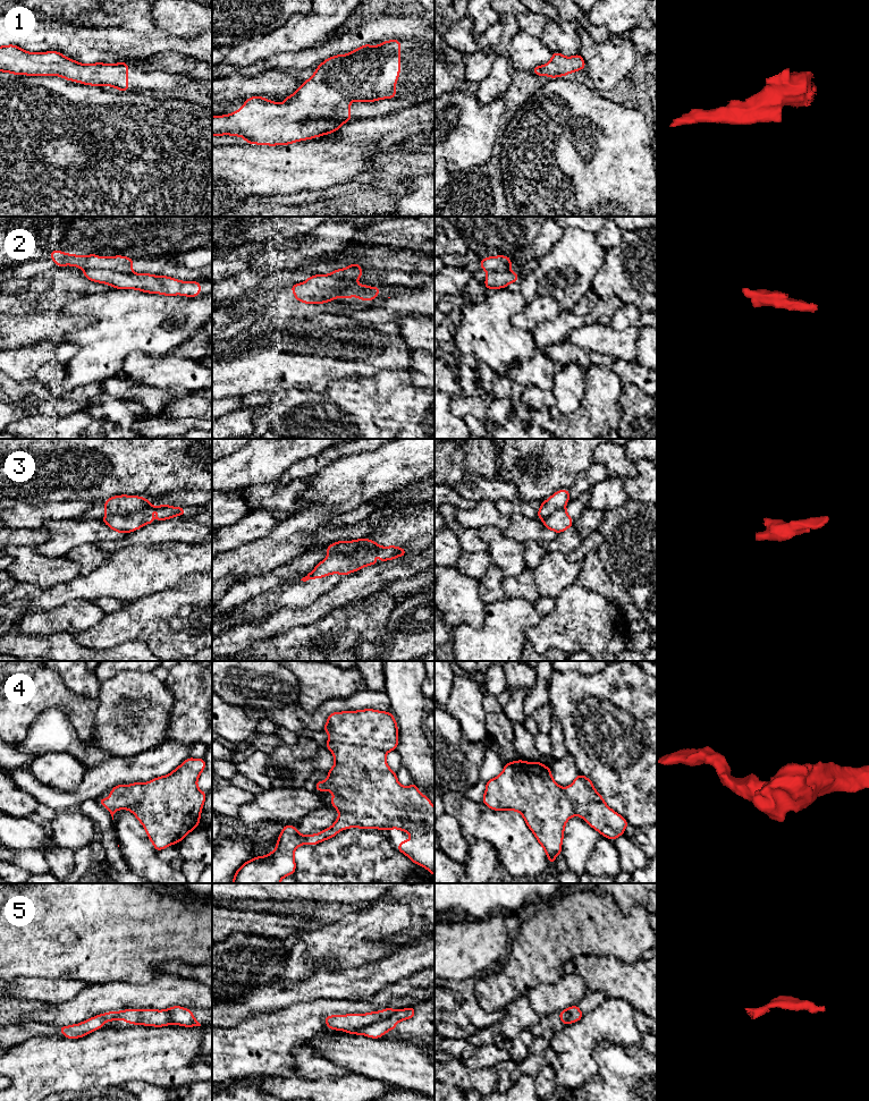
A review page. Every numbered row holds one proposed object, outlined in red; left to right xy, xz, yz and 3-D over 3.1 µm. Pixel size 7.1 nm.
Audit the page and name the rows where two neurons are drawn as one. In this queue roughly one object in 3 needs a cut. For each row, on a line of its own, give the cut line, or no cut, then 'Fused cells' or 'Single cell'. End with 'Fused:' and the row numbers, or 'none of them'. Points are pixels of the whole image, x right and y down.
1: No split. Single cell
2: Split along xy (84, 269), (111, 269), (132, 272). Fused cells
3: Split along xy (151, 505), (128, 514), (107, 515). Fused cells
4: No split. Single cell
5: Split along xz (396, 1010), (384, 1018), (347, 1031). Fused cells
Fused: 2, 3, 5

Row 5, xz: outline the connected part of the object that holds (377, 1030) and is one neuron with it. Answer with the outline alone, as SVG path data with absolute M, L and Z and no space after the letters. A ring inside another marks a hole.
M414 1007L398 1009L393 1015L385 1019L381 1019L379 1022L376 1022L371 1025L361 1028L356 1028L354 1031L348 1031L348 1033L352 1035L361 1034L372 1039L380 1039L388 1031L395 1030L398 1022L410 1019L414 1017L414 1015L415 1015Z

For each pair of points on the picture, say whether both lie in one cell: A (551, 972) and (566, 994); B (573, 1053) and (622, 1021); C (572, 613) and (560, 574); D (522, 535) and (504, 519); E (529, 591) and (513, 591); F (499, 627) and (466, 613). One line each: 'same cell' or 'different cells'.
A: different cells
B: same cell
C: different cells
D: different cells
E: same cell
F: different cells

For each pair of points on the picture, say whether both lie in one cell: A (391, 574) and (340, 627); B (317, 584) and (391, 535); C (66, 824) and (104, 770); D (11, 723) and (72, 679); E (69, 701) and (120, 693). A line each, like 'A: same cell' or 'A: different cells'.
A: different cells
B: same cell
C: different cells
D: different cells
E: different cells

